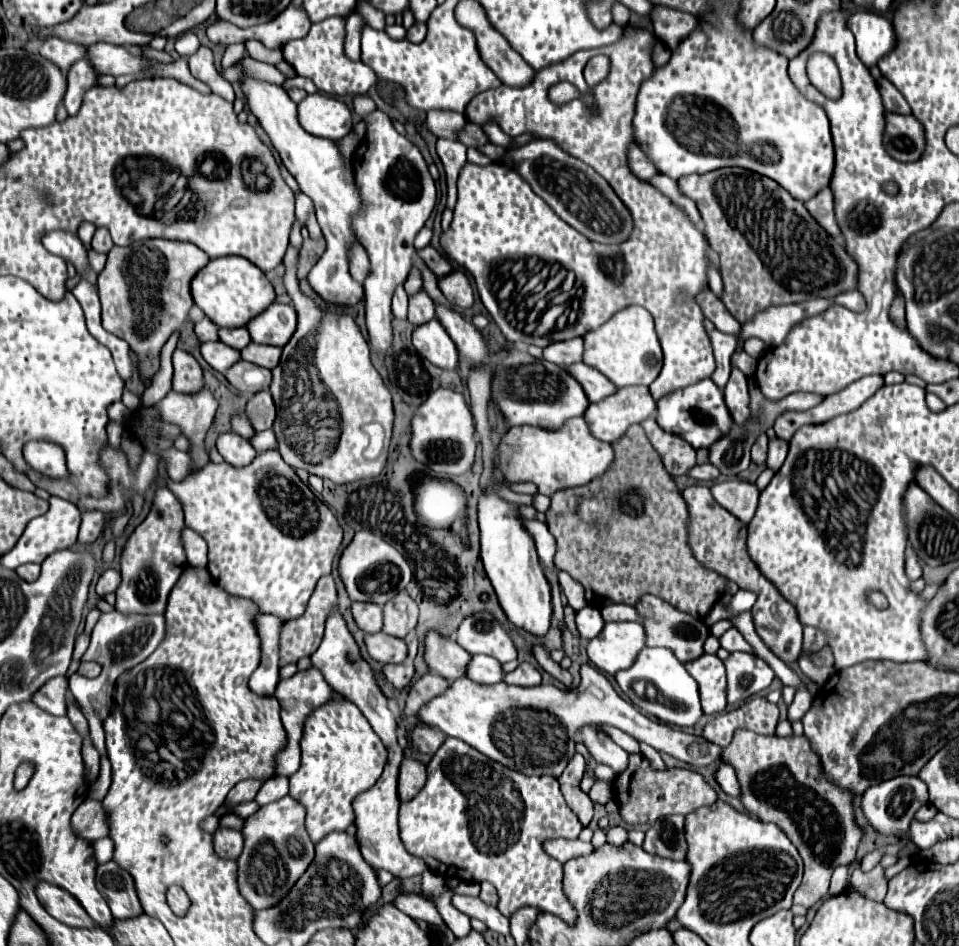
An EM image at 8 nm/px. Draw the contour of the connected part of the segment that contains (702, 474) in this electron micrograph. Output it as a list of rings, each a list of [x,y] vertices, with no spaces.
[[[702,464],[702,466],[696,466],[694,470],[690,470],[690,476],[700,482],[714,482],[720,478],[720,470],[714,464]]]

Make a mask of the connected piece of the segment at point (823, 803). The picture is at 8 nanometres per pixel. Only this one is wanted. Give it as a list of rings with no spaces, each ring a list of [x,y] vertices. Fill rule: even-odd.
[[[740,730],[734,736],[734,742],[724,748],[724,762],[732,764],[738,770],[738,780],[742,782],[742,804],[748,812],[756,814],[762,822],[774,822],[780,826],[792,844],[798,848],[804,860],[804,880],[794,894],[794,904],[806,908],[816,906],[824,900],[830,886],[830,876],[838,864],[850,864],[856,858],[856,846],[862,838],[862,830],[854,824],[852,816],[852,798],[844,790],[838,790],[822,774],[818,756],[810,750],[810,744],[804,736],[758,736],[754,732]]]

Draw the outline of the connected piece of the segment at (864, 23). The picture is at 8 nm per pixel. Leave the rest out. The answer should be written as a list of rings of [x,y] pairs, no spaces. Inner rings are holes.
[[[852,14],[846,20],[856,38],[858,58],[868,66],[876,66],[898,46],[894,24],[882,14]]]

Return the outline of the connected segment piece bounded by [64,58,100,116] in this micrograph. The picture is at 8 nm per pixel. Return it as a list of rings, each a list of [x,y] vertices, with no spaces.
[[[88,58],[74,62],[74,66],[68,72],[68,90],[64,96],[64,106],[70,116],[78,114],[84,94],[90,88],[98,86],[98,76],[100,76],[100,72],[94,68],[94,64]]]

